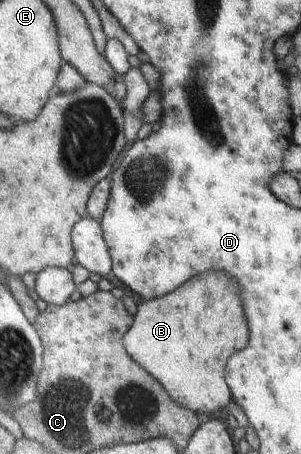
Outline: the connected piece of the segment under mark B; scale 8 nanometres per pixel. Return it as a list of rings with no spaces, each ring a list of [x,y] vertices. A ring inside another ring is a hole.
[[[204,272],[190,278],[190,282],[183,282],[182,288],[173,293],[151,301],[143,300],[132,328],[125,334],[125,347],[140,366],[146,366],[146,370],[150,370],[150,374],[166,386],[165,389],[178,404],[205,418],[232,400],[224,379],[225,362],[246,346],[248,337],[244,308],[240,306],[236,284],[226,278],[224,272]]]

